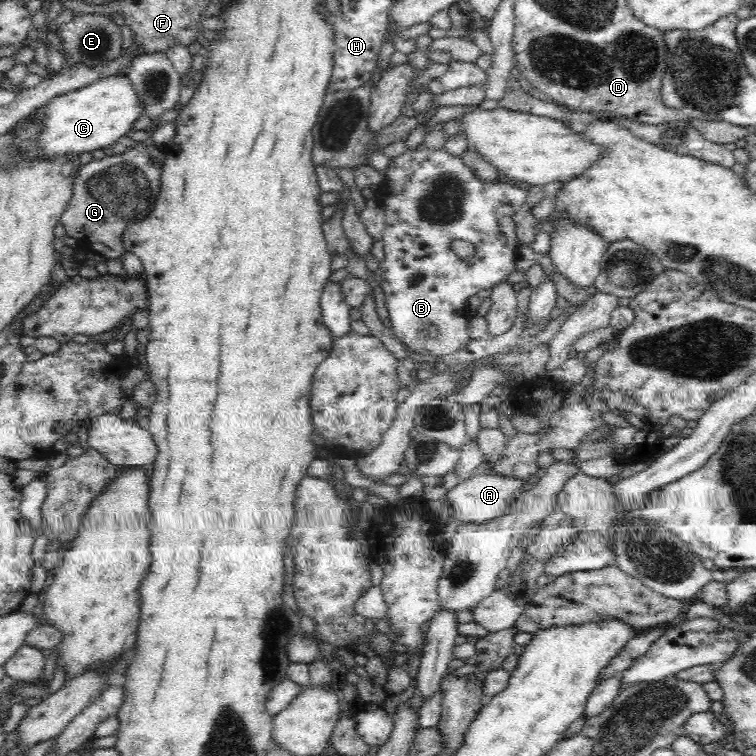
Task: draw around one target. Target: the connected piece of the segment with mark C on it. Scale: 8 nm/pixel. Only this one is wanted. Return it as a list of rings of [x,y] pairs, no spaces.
[[[127,74],[102,78],[84,88],[52,97],[42,110],[46,112],[38,136],[38,154],[42,158],[92,153],[114,145],[129,133],[143,112],[139,94]]]

